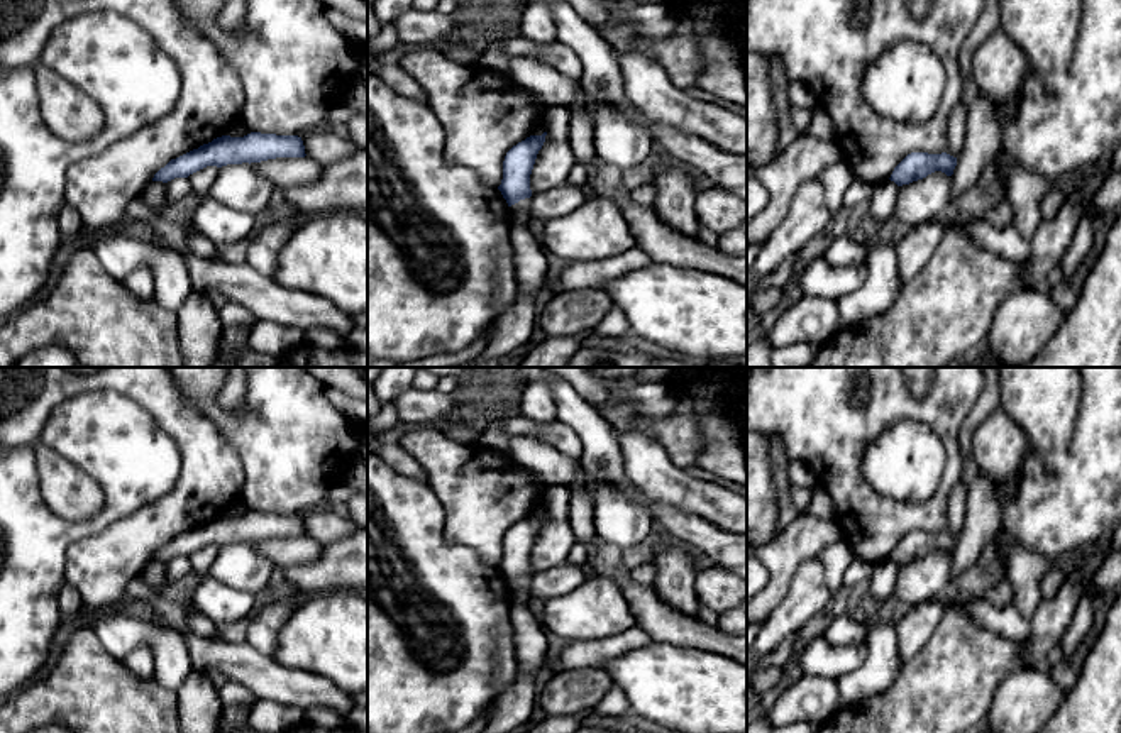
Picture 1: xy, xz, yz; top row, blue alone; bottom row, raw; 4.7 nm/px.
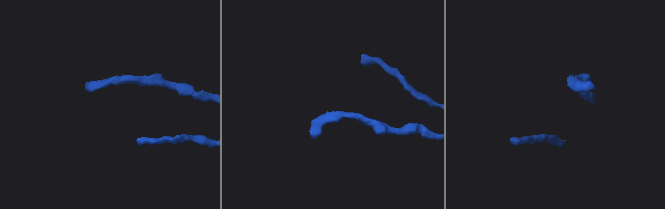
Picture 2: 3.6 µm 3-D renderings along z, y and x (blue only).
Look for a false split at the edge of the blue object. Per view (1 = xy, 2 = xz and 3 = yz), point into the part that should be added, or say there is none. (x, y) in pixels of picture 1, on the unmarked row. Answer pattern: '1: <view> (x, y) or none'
1: none
2: none
3: none

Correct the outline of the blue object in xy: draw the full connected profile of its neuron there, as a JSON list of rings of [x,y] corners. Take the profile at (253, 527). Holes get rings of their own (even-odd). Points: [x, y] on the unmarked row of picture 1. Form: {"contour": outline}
{"contour": [[[251,511],[244,516],[222,515],[200,525],[161,547],[152,560],[168,562],[188,557],[207,545],[261,542],[276,537],[305,537],[305,525],[298,515]]]}

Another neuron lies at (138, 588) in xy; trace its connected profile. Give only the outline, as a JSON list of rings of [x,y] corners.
[[[142,576],[134,577],[125,587],[127,599],[147,601],[156,596],[156,591],[142,579]]]

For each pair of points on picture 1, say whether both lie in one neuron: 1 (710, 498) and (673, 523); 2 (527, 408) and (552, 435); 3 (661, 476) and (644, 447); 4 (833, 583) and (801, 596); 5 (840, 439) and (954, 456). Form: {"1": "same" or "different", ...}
{"1": "different", "2": "different", "3": "same", "4": "different", "5": "same"}

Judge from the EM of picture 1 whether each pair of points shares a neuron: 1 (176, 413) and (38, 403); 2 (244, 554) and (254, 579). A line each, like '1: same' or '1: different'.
1: same
2: same

